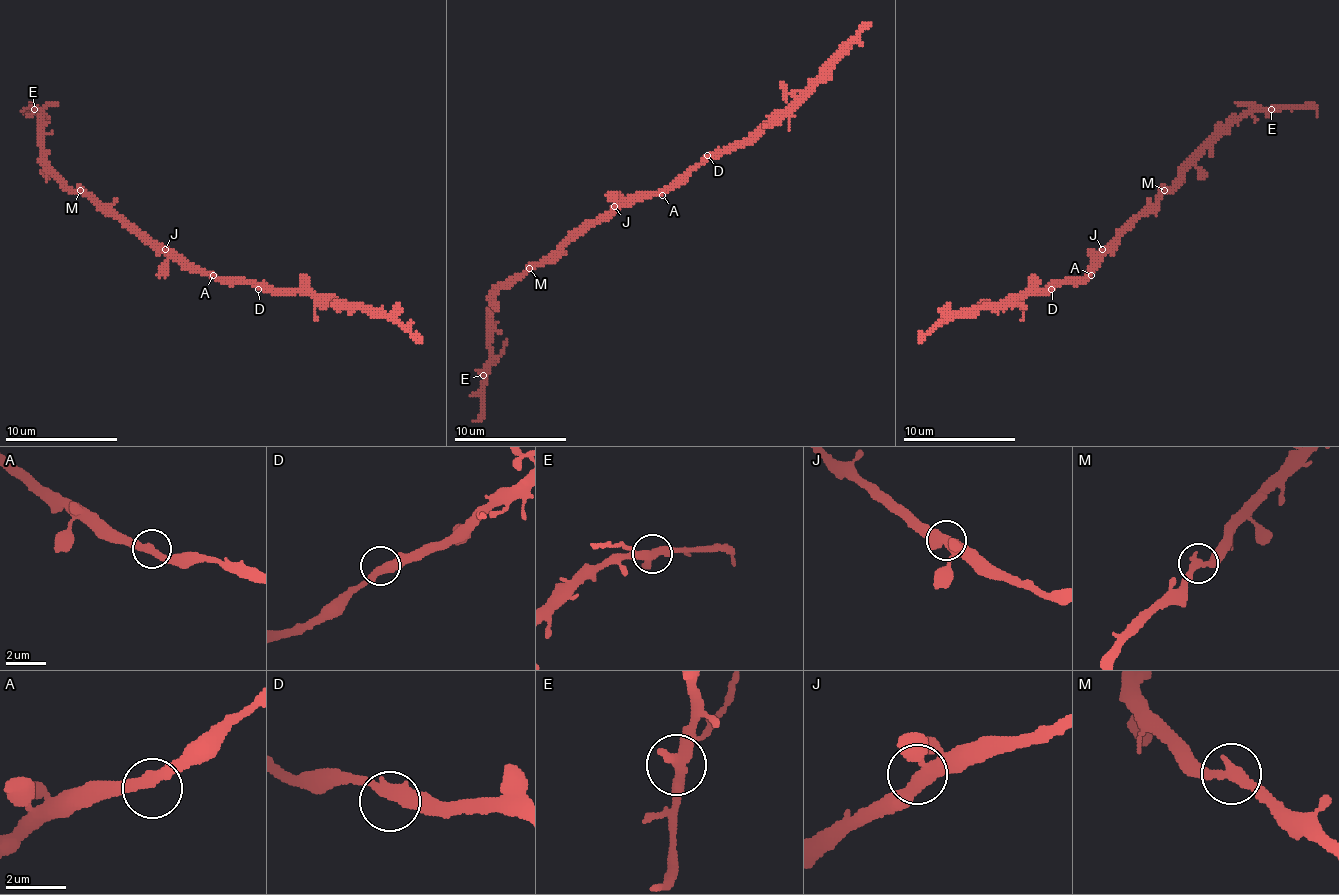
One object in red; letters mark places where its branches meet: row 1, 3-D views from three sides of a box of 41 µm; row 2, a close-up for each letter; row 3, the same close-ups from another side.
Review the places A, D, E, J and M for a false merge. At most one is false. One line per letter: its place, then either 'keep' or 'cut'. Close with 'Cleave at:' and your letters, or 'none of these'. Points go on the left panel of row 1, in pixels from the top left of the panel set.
A: place (213, 275); keep
D: place (258, 289); keep
E: place (34, 109); keep
J: place (165, 249); keep
M: place (80, 190); keep
Cleave at: none of these

